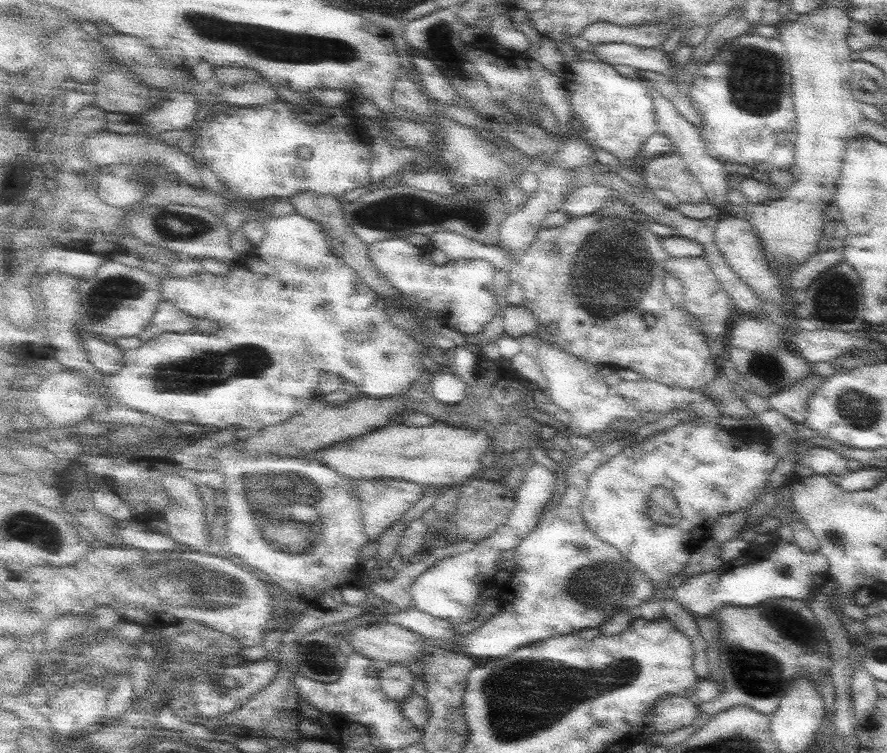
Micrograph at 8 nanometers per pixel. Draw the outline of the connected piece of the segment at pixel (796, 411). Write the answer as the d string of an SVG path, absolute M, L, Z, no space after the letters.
M810 365L810 375L804 381L798 381L786 389L766 398L770 410L786 414L796 423L806 422L806 406L812 394L824 384L825 378L814 372L814 365Z

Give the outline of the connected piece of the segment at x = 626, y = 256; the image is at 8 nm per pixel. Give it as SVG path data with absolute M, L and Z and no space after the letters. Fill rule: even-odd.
M596 215L596 220L590 220L590 222L592 222L592 224L588 224L588 216L570 217L562 226L538 231L536 239L534 239L530 247L524 251L524 254L518 259L518 262L512 262L510 253L506 253L498 243L494 245L484 244L478 240L470 239L463 234L458 234L457 232L448 232L448 230L438 230L438 232L436 232L436 230L434 230L434 232L430 234L430 240L447 254L450 261L488 260L488 262L491 262L492 266L494 266L495 271L508 273L510 284L517 282L522 286L525 298L521 303L536 314L539 322L538 332L534 332L534 334L530 335L524 334L518 338L521 346L520 354L530 355L534 357L534 360L538 360L538 358L536 358L536 355L538 355L538 345L540 345L540 341L544 339L546 343L554 343L564 349L564 351L568 351L572 353L572 355L596 365L598 368L602 368L604 365L614 366L620 369L629 368L639 372L642 378L646 380L660 382L672 387L704 391L707 386L709 386L710 382L714 380L718 372L715 361L716 357L712 354L710 347L708 347L706 335L703 333L700 320L690 315L690 312L686 312L682 308L674 306L671 298L666 294L664 280L668 272L665 268L665 262L668 260L669 256L668 253L664 251L662 237L648 229L648 225L636 221L634 217L621 219L620 217L616 217L616 215L612 215L600 219L600 216ZM550 324L556 324L556 326L558 326L558 331L554 334L548 332L548 326L550 326Z

